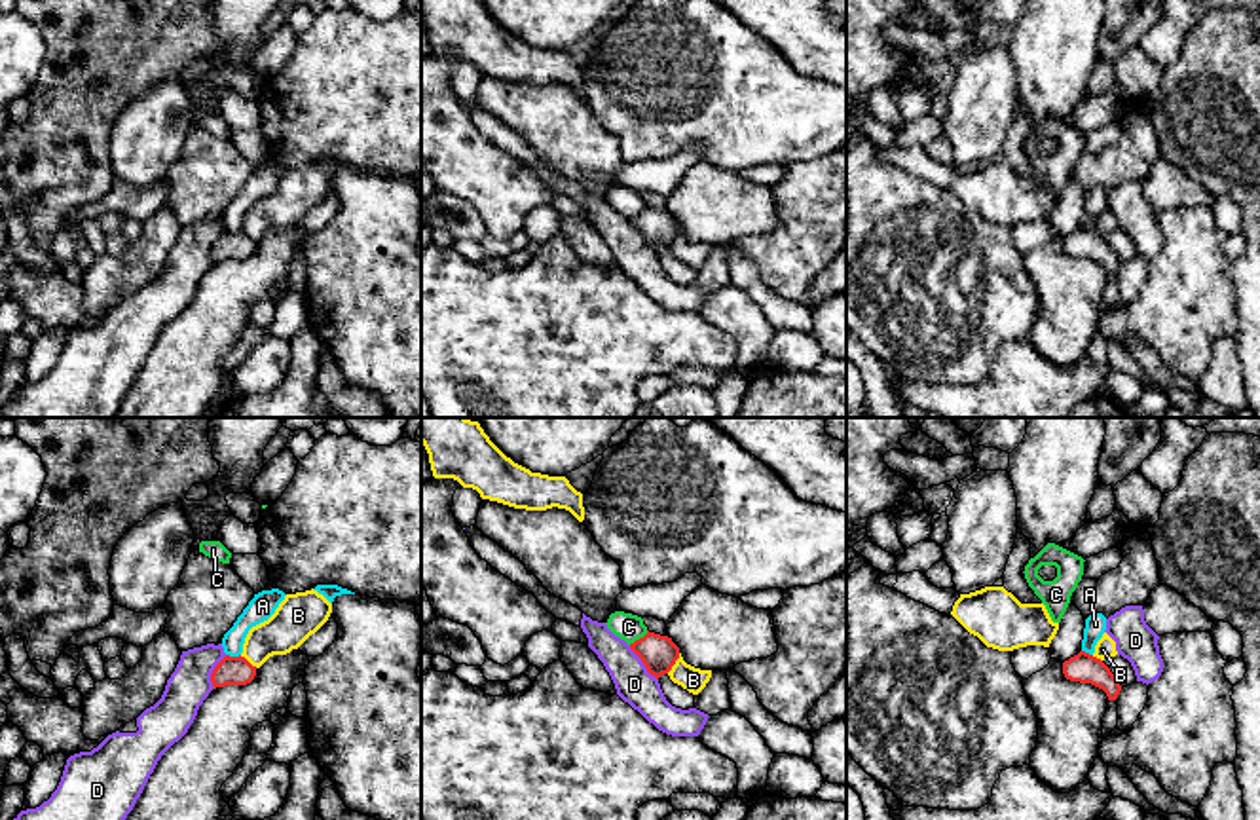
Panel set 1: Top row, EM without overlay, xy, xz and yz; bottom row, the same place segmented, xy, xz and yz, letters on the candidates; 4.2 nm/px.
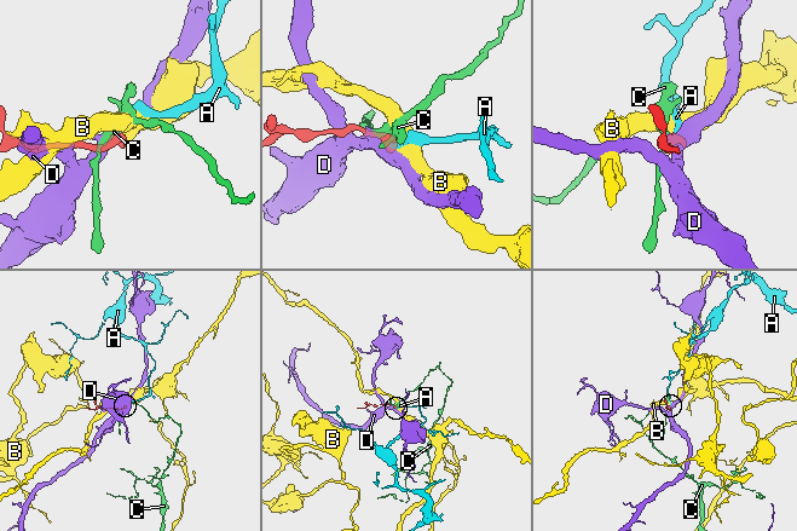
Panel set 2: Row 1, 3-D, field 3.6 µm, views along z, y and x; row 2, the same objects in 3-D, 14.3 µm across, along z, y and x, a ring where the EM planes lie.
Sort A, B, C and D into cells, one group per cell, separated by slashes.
A / B / C / D

